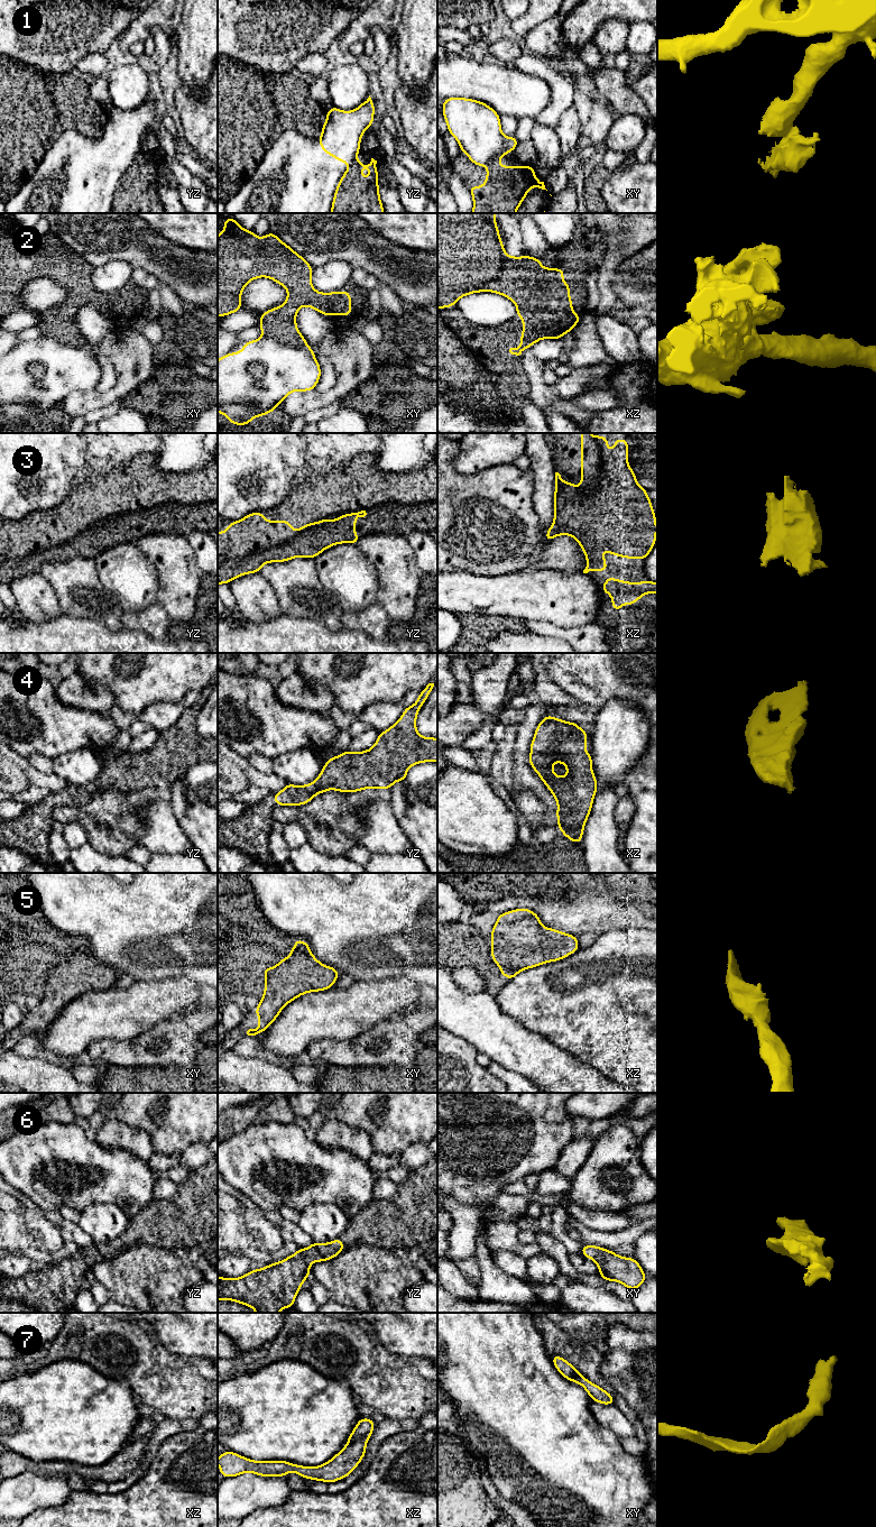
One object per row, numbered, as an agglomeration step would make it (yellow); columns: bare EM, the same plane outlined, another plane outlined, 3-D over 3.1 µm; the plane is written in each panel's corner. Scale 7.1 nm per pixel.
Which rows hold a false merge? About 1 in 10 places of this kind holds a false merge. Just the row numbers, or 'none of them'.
1

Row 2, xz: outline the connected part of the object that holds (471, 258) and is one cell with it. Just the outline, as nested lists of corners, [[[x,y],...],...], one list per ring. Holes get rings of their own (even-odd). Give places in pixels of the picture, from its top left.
[[[437,213],[437,309],[455,306],[462,296],[479,292],[492,292],[509,298],[523,321],[520,347],[509,349],[511,355],[519,356],[541,339],[562,339],[582,315],[573,313],[570,286],[562,280],[565,275],[562,268],[543,267],[541,259],[531,256],[508,256],[499,234],[496,213]]]

